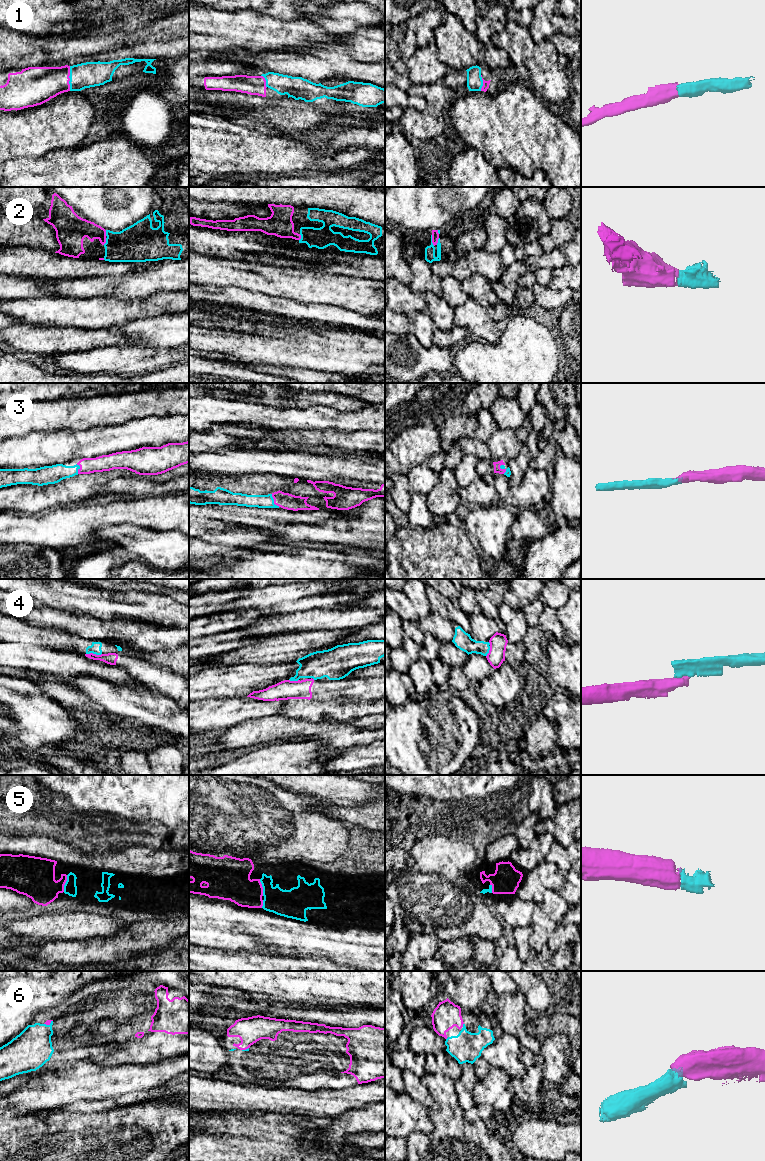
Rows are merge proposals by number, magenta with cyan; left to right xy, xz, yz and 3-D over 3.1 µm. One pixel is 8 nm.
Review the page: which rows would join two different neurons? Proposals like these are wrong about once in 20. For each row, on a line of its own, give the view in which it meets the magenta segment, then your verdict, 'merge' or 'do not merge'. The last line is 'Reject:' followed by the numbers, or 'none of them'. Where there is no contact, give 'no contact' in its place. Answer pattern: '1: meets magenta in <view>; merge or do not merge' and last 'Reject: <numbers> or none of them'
1: meets magenta in xy; merge
2: meets magenta in yz; merge
3: meets magenta in xz; merge
4: meets magenta in xy; do not merge
5: meets magenta in xy; merge
6: meets magenta in yz; merge
Reject: 4

